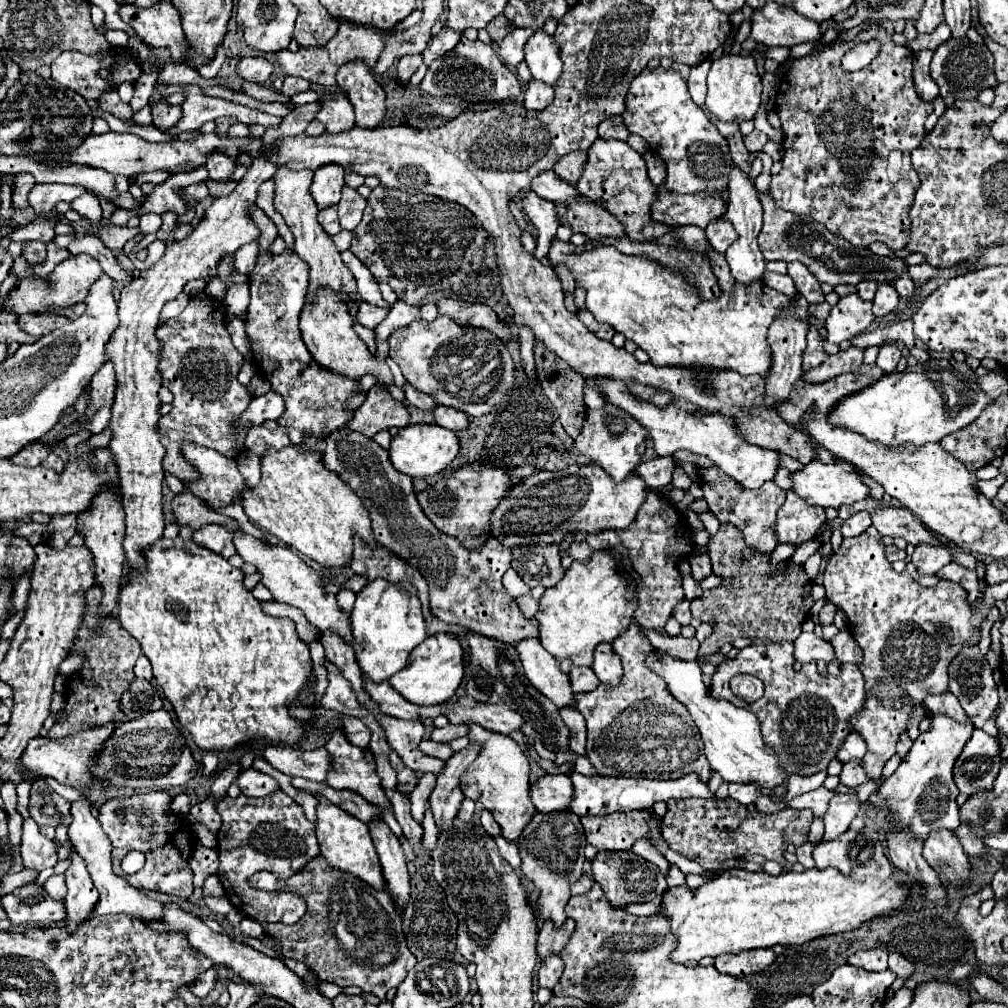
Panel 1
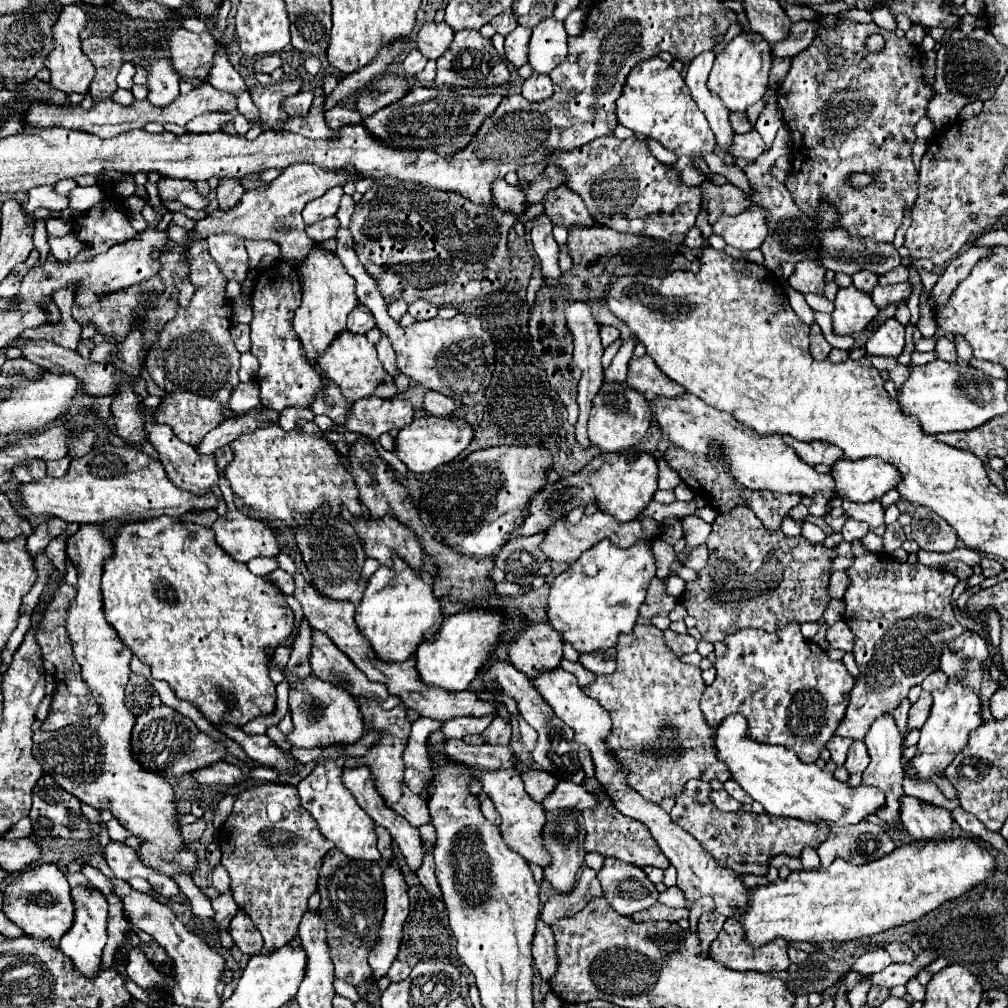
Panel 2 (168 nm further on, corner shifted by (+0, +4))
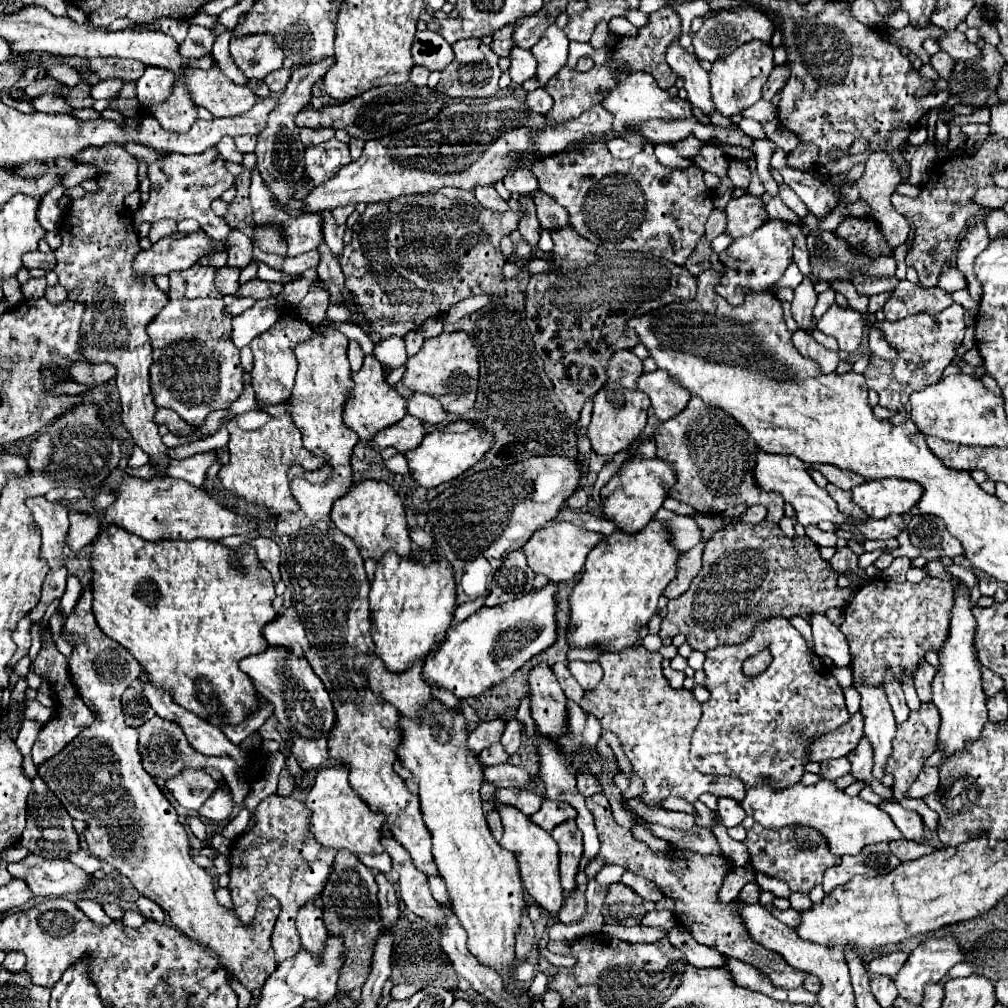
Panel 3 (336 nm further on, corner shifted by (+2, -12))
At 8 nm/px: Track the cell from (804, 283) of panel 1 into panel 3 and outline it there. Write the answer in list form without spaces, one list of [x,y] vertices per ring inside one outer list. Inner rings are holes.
[[[803,278],[803,282],[795,288],[795,298],[791,302],[791,314],[803,330],[809,330],[809,326],[813,324],[815,302],[817,302],[817,292],[813,288],[813,282],[809,278]]]

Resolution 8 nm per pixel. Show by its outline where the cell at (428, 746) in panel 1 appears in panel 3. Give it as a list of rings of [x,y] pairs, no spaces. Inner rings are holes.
[[[509,762],[505,764],[497,764],[497,766],[485,766],[483,768],[483,776],[487,782],[495,784],[497,788],[505,788],[505,786],[527,786],[531,776],[519,768],[519,766],[513,766]]]

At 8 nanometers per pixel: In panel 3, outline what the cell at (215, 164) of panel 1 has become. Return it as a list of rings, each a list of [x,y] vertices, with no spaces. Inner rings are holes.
[[[231,228],[229,236],[227,236],[227,244],[229,244],[229,260],[227,264],[235,264],[239,268],[245,268],[251,262],[253,256],[253,244],[251,240],[237,228]]]

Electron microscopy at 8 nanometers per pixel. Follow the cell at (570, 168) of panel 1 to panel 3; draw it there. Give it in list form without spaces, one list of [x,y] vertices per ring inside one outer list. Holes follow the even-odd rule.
[[[441,188],[441,190],[437,190],[437,192],[427,192],[427,194],[419,194],[419,196],[401,196],[399,200],[391,200],[391,202],[387,202],[387,204],[371,204],[371,206],[365,208],[365,212],[363,212],[363,214],[359,216],[359,220],[355,222],[355,226],[353,226],[353,240],[351,240],[351,244],[347,246],[347,250],[343,252],[343,256],[341,256],[341,268],[343,268],[343,274],[345,274],[345,278],[347,278],[345,286],[347,286],[347,290],[355,288],[355,292],[353,292],[353,294],[355,294],[355,302],[361,306],[365,318],[373,324],[373,328],[381,334],[381,338],[389,338],[389,336],[393,336],[393,334],[405,336],[405,334],[417,330],[427,318],[443,316],[443,314],[447,314],[447,310],[449,310],[453,304],[457,304],[457,302],[461,302],[461,300],[465,300],[465,298],[469,298],[469,296],[475,296],[475,294],[491,294],[493,302],[495,302],[495,300],[501,300],[501,298],[505,296],[503,264],[507,262],[507,258],[503,256],[499,242],[501,242],[503,236],[509,236],[513,230],[519,228],[521,216],[523,216],[523,208],[519,208],[517,212],[513,212],[513,210],[507,210],[507,212],[491,212],[491,210],[483,208],[483,206],[475,200],[473,192],[455,190],[455,188]]]

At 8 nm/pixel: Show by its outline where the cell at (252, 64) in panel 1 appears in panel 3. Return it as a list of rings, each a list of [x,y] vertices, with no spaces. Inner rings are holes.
[[[279,68],[279,70],[271,72],[271,74],[267,74],[263,82],[269,86],[269,90],[271,90],[271,92],[283,92],[283,88],[285,88],[285,84],[287,84],[289,76],[291,76],[291,72],[289,72],[289,70]]]

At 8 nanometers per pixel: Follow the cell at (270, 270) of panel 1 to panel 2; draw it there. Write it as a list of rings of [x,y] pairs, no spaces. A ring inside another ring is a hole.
[[[279,260],[271,270],[261,272],[255,290],[253,290],[253,322],[251,322],[251,354],[259,360],[259,372],[257,372],[257,384],[259,384],[259,398],[265,408],[281,412],[287,406],[297,406],[297,408],[307,408],[309,402],[313,402],[315,392],[323,388],[323,382],[319,374],[313,370],[313,366],[305,360],[305,350],[301,348],[301,342],[297,340],[293,328],[293,316],[295,310],[301,306],[301,282],[297,272],[293,272],[291,264],[285,264]]]

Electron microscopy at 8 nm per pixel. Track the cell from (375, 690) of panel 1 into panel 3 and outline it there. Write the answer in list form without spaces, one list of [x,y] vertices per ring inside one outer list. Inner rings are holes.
[[[293,606],[279,612],[279,616],[271,624],[267,624],[267,630],[263,634],[271,646],[287,646],[289,652],[293,652],[299,658],[305,658],[307,632]]]

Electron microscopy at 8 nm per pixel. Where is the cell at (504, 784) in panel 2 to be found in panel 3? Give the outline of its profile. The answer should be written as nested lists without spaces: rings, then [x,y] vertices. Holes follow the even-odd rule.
[[[497,804],[497,812],[501,816],[503,830],[505,830],[499,844],[517,856],[525,890],[547,912],[559,912],[559,908],[563,906],[563,888],[559,884],[559,848],[555,844],[555,840],[551,838],[551,834],[543,832],[543,828],[539,828],[535,822],[531,822],[531,818],[525,816],[523,812],[519,812],[517,808]]]

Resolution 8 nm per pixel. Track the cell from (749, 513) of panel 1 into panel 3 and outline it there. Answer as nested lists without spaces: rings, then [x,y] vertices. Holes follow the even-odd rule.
[[[691,396],[687,408],[675,418],[659,424],[655,430],[657,458],[669,462],[677,474],[675,486],[669,496],[693,506],[699,514],[717,516],[725,512],[733,502],[737,504],[761,504],[767,508],[767,518],[775,524],[783,518],[785,500],[775,492],[763,492],[755,486],[753,466],[757,444],[751,436],[725,412],[707,406],[701,398]]]

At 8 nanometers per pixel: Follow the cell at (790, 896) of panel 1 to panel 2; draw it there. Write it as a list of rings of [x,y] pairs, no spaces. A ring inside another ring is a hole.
[[[939,838],[927,842],[907,842],[897,846],[891,854],[879,858],[877,862],[869,862],[865,866],[849,864],[837,858],[829,868],[819,870],[801,870],[791,872],[787,880],[777,880],[769,886],[759,886],[751,890],[749,910],[739,916],[743,922],[747,940],[751,946],[767,944],[775,938],[783,938],[787,942],[807,940],[807,942],[833,942],[833,940],[855,940],[885,932],[889,928],[915,922],[929,914],[931,910],[939,908],[947,900],[955,900],[969,892],[971,888],[979,886],[981,882],[989,880],[997,870],[993,856],[979,846],[973,838]]]

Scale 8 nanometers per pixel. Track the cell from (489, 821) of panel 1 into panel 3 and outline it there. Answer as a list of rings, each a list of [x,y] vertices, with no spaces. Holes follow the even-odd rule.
[[[491,810],[491,812],[487,814],[487,824],[489,824],[491,832],[493,832],[493,838],[495,838],[495,840],[501,840],[503,828],[501,828],[501,820],[499,820],[499,814],[497,814],[495,810]]]

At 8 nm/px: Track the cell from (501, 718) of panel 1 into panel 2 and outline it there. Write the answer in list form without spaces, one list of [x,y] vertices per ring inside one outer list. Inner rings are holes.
[[[295,574],[293,578],[295,578],[295,598],[301,602],[303,614],[309,620],[311,628],[325,632],[333,640],[333,644],[337,644],[337,648],[341,652],[345,652],[349,656],[349,660],[353,660],[353,664],[357,664],[357,668],[365,676],[369,676],[369,680],[385,684],[389,694],[401,698],[401,702],[407,708],[415,710],[419,716],[433,718],[433,720],[439,720],[439,722],[447,722],[447,720],[457,718],[457,716],[487,716],[487,714],[497,716],[497,712],[495,712],[497,704],[479,700],[475,696],[475,692],[471,692],[471,690],[445,692],[443,688],[433,688],[429,684],[423,684],[423,680],[419,678],[417,666],[415,666],[415,656],[409,656],[409,660],[404,662],[392,664],[383,663],[377,659],[369,640],[359,632],[359,628],[355,624],[355,606],[353,604],[325,600],[325,596],[321,596],[315,588],[311,588],[311,584],[301,574]]]

